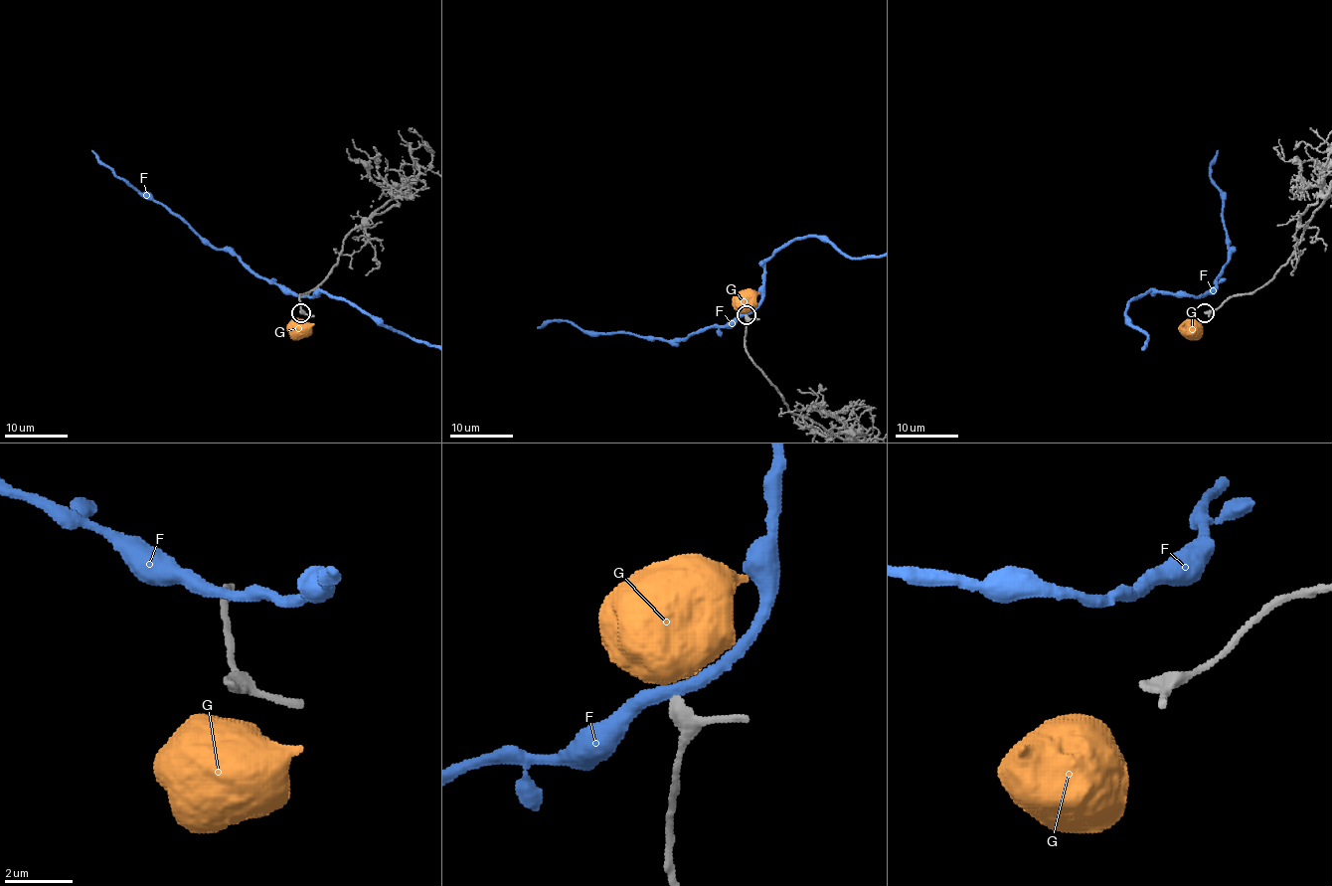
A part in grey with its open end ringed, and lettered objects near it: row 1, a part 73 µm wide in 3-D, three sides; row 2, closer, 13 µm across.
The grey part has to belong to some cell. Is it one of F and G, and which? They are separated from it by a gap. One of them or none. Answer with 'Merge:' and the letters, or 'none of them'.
Merge: G

